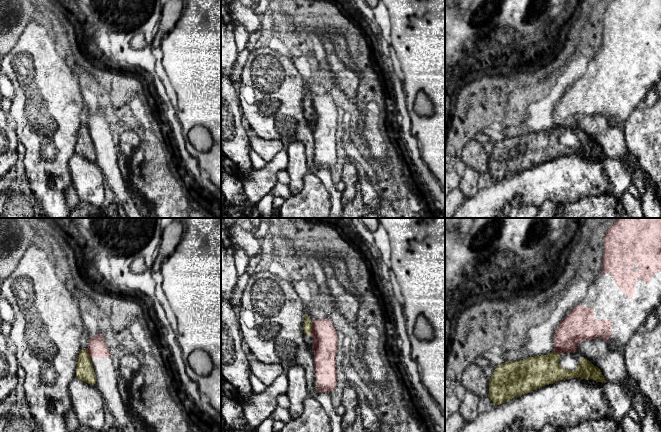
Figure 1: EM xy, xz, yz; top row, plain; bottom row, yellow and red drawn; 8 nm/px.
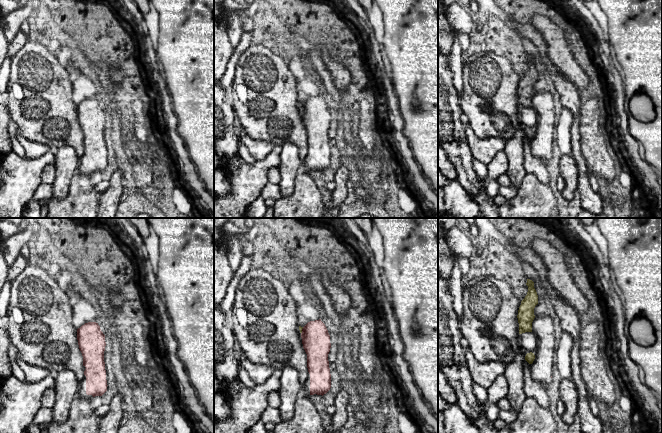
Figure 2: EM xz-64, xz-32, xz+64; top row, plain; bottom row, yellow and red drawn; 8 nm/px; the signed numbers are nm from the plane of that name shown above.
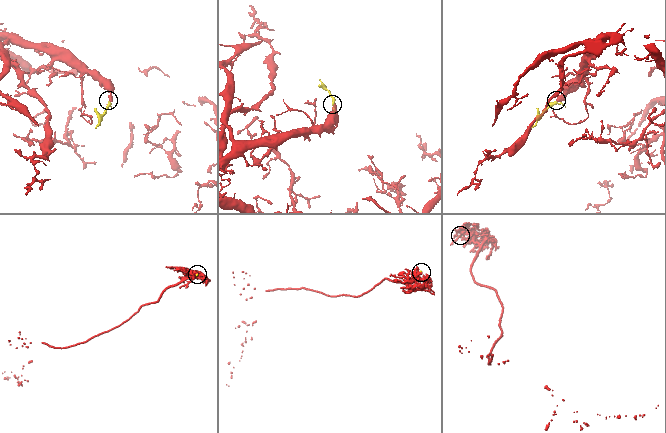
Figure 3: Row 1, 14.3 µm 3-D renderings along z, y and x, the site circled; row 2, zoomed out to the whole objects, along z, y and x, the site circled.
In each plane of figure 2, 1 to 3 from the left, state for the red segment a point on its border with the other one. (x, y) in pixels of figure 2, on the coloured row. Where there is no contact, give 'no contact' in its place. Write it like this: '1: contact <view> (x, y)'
1: no contact
2: contact xz-32 (301, 330)
3: no contact

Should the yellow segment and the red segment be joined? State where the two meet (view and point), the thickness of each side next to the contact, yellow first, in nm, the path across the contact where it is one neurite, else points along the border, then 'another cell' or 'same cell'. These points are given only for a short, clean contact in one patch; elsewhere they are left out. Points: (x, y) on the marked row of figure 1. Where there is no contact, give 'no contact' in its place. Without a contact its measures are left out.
xz (311, 328) | 80/190 nm | along xz (312, 322), (310, 334) | another cell

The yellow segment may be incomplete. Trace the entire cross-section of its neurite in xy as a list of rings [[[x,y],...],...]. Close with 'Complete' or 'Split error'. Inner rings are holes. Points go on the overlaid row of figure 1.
[[[82,349],[78,355],[76,378],[90,384],[96,384],[96,375],[88,351]]]. Complete

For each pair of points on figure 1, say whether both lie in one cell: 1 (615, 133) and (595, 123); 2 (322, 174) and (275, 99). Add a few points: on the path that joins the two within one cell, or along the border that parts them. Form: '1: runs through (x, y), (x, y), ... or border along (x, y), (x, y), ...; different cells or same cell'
1: runs through (610, 133), (605, 133), (600, 128); same cell
2: runs through (310, 156), (310, 146), (307, 138), (287, 118); same cell

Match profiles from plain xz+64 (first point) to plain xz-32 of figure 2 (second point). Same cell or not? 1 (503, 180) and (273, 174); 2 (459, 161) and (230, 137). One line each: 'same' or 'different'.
1: same
2: same

